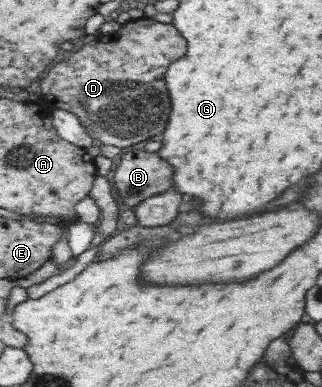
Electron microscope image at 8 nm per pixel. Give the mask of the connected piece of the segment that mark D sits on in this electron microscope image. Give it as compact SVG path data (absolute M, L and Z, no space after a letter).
M154 17L130 21L115 33L98 36L51 68L40 84L41 96L51 101L56 109L74 112L86 126L88 134L99 143L128 148L142 140L151 140L166 130L172 116L172 96L166 88L166 74L170 66L186 54L188 40L174 23L164 24Z

